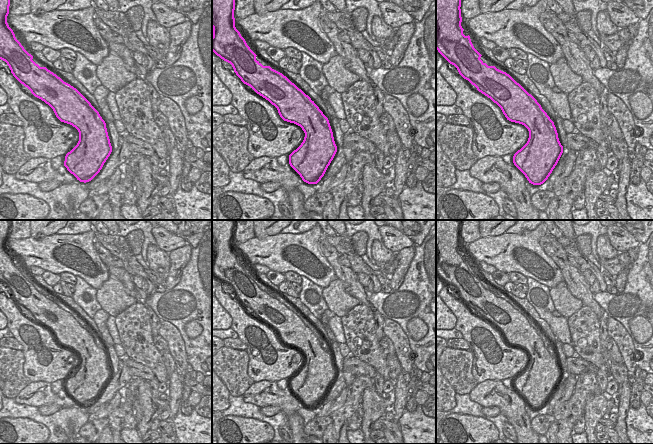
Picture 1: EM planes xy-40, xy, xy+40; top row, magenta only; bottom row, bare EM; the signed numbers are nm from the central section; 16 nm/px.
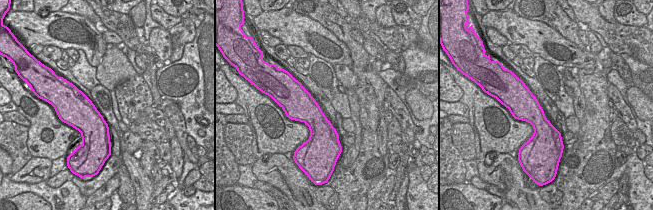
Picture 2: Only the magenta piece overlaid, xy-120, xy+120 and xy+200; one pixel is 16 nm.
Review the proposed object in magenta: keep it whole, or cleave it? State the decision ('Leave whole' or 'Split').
Leave whole.

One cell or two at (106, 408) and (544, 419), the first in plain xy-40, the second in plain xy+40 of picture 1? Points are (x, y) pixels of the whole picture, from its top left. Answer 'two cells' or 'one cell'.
two cells

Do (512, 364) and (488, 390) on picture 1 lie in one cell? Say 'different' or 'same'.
different

